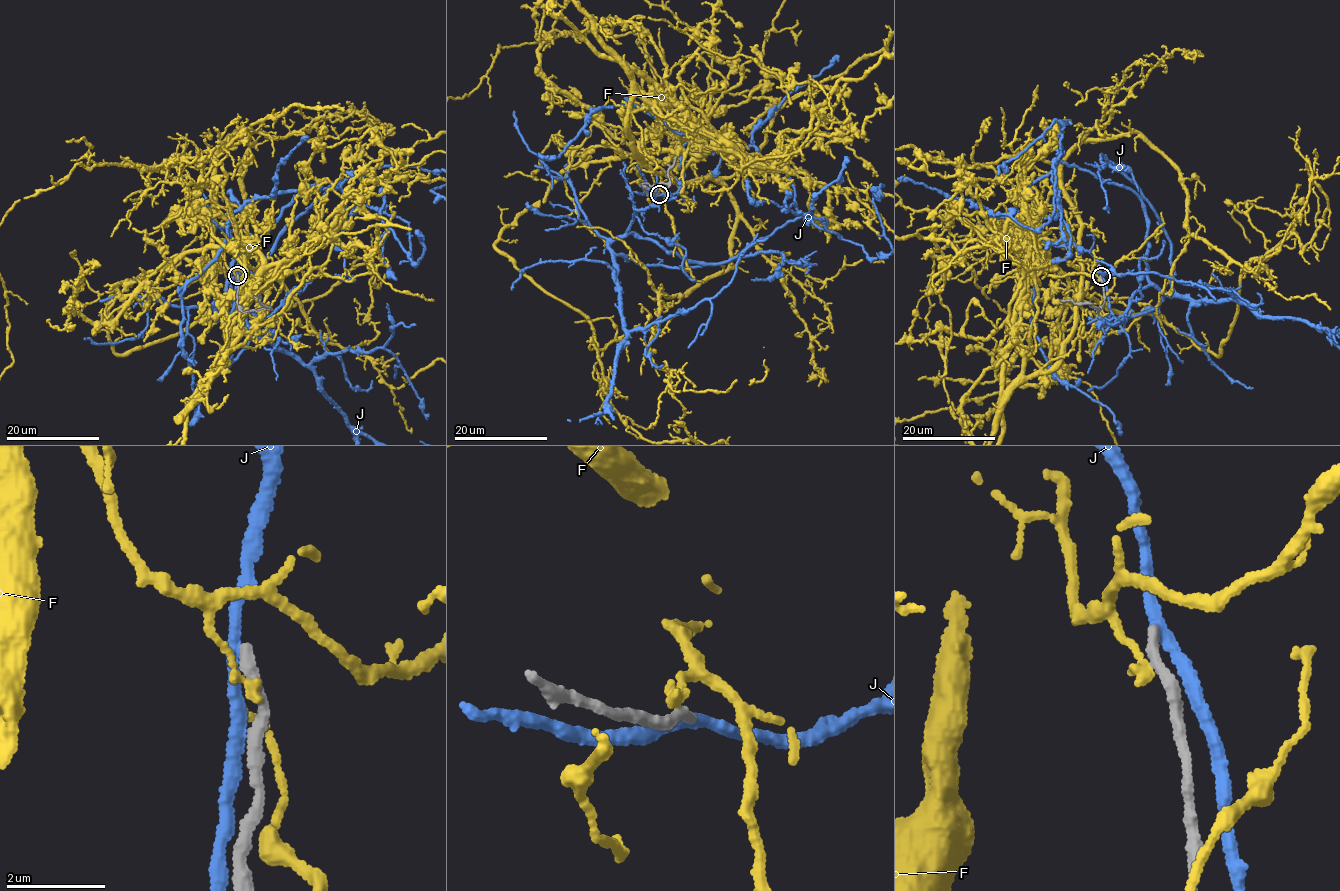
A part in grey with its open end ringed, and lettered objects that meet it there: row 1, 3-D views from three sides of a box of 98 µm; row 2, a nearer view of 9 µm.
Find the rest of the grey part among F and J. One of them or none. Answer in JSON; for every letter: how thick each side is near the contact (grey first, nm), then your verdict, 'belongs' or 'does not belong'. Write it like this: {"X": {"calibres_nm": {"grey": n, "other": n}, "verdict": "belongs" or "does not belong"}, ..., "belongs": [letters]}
{"F": {"calibres_nm": {"grey": 280, "other": 200}, "verdict": "does not belong"}, "J": {"calibres_nm": {"grey": 220, "other": 240}, "verdict": "does not belong"}, "belongs": []}

